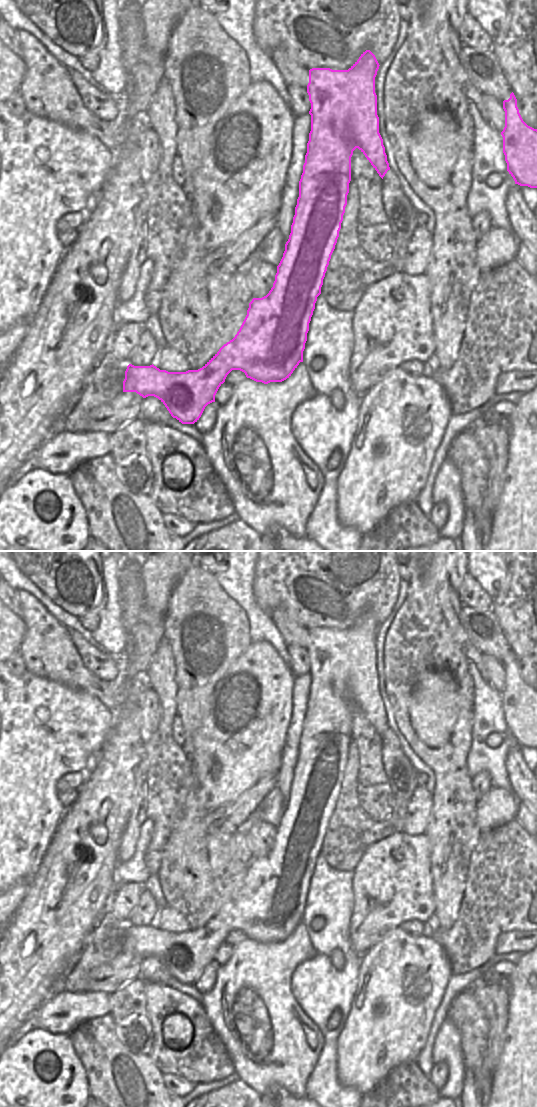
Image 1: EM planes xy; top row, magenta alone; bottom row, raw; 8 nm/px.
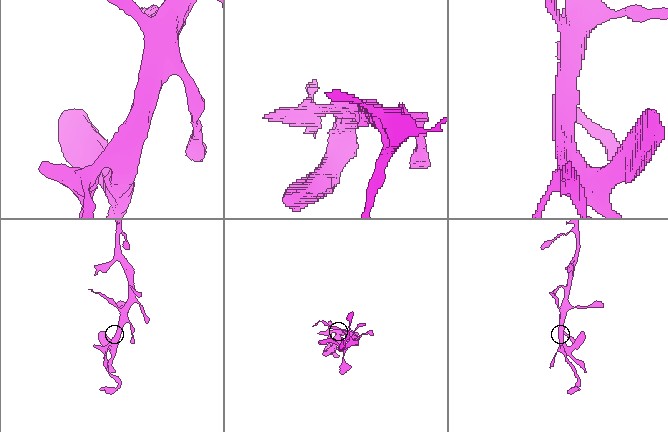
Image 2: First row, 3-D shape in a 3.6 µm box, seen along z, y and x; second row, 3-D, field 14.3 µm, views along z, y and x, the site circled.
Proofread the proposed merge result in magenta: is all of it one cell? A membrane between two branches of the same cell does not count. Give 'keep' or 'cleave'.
keep

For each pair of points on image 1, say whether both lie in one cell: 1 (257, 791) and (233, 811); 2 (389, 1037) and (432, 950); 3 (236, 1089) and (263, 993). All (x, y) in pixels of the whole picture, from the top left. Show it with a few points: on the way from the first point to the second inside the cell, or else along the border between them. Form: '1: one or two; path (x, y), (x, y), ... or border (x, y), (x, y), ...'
1: one; path (251, 797), (239, 809)
2: one; path (391, 1012), (400, 988), (401, 967), (407, 962)
3: two; border (238, 1078), (257, 1093)

